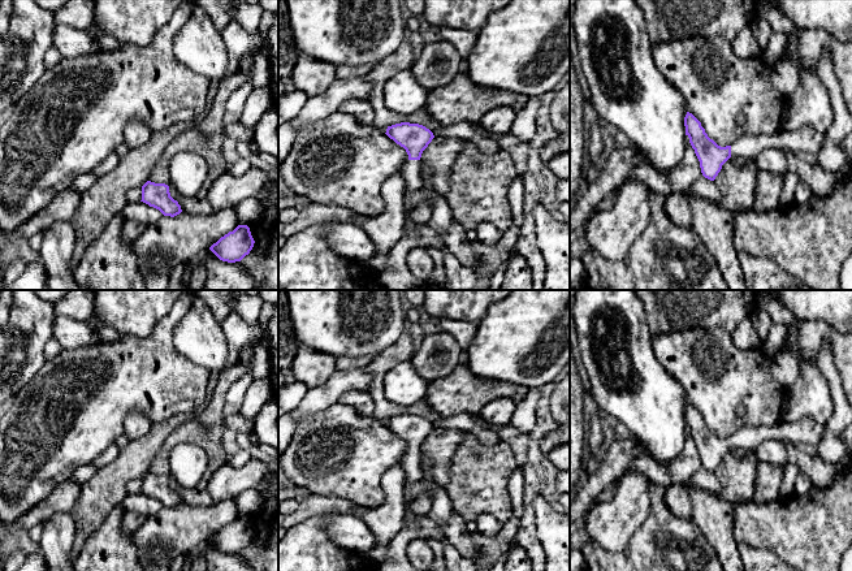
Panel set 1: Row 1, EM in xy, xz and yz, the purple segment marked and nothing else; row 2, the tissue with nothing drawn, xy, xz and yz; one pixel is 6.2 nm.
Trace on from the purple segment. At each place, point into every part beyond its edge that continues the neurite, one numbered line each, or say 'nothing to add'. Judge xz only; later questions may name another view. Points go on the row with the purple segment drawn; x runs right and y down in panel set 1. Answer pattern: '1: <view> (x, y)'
1: xz (411, 171)

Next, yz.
1: yz (807, 139)

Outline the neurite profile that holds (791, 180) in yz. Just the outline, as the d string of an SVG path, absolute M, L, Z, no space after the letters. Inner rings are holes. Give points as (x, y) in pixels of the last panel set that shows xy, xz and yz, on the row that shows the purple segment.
M788 172L784 176L784 182L783 182L780 200L779 200L780 207L787 207L791 204L795 189L800 181L801 178L795 173Z

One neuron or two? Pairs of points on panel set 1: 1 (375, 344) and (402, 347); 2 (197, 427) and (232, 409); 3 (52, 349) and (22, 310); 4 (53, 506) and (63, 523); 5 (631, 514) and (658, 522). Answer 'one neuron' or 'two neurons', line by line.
1: two neurons
2: two neurons
3: two neurons
4: two neurons
5: two neurons

